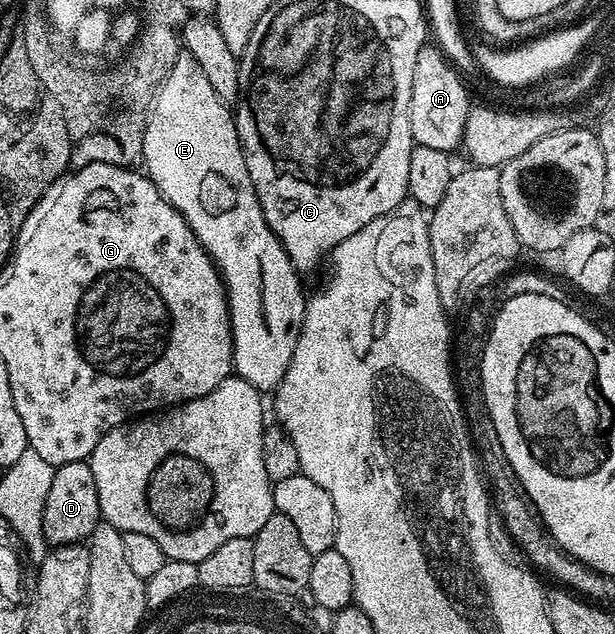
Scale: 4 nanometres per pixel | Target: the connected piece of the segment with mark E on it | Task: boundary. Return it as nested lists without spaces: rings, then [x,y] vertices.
[[[188,53],[179,54],[155,99],[144,131],[143,163],[146,174],[179,210],[181,217],[185,217],[191,232],[223,276],[223,285],[227,288],[227,308],[231,314],[234,374],[249,381],[249,385],[256,387],[260,393],[274,392],[285,377],[285,369],[289,369],[289,361],[293,361],[293,349],[297,349],[308,296],[303,295],[300,272],[296,271],[289,253],[285,253],[281,241],[265,221],[265,213],[257,201],[257,193],[245,165],[232,108],[217,97],[213,85],[209,85],[209,77],[205,77],[201,65]]]

